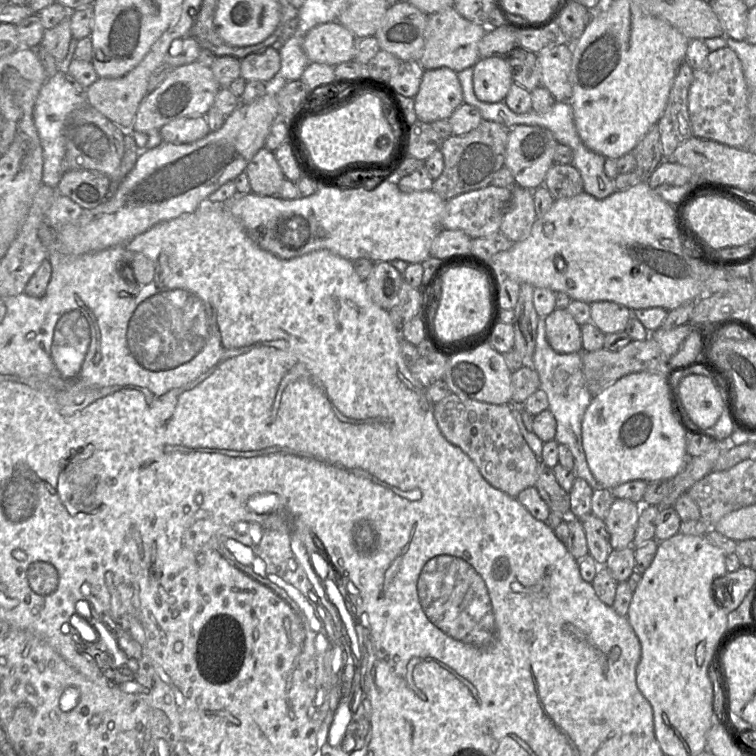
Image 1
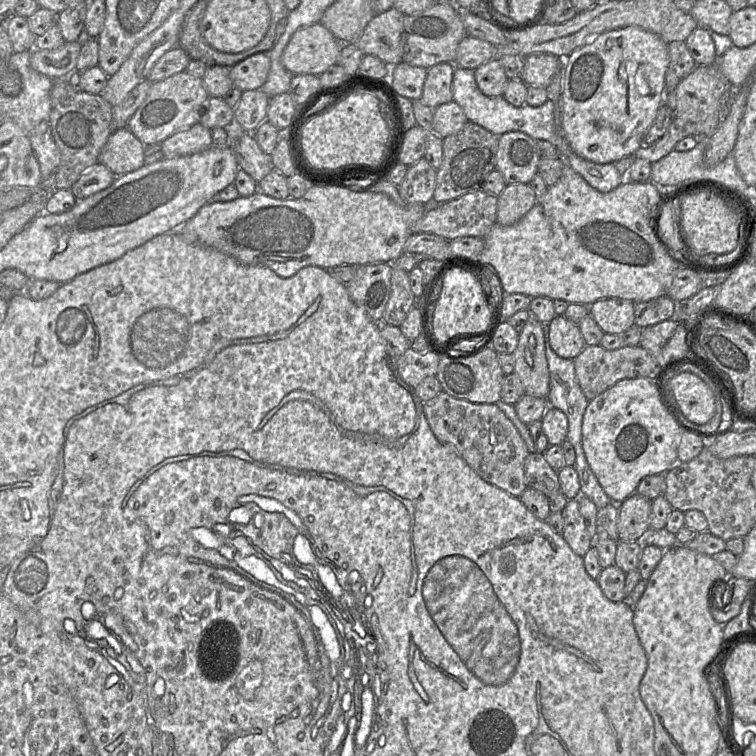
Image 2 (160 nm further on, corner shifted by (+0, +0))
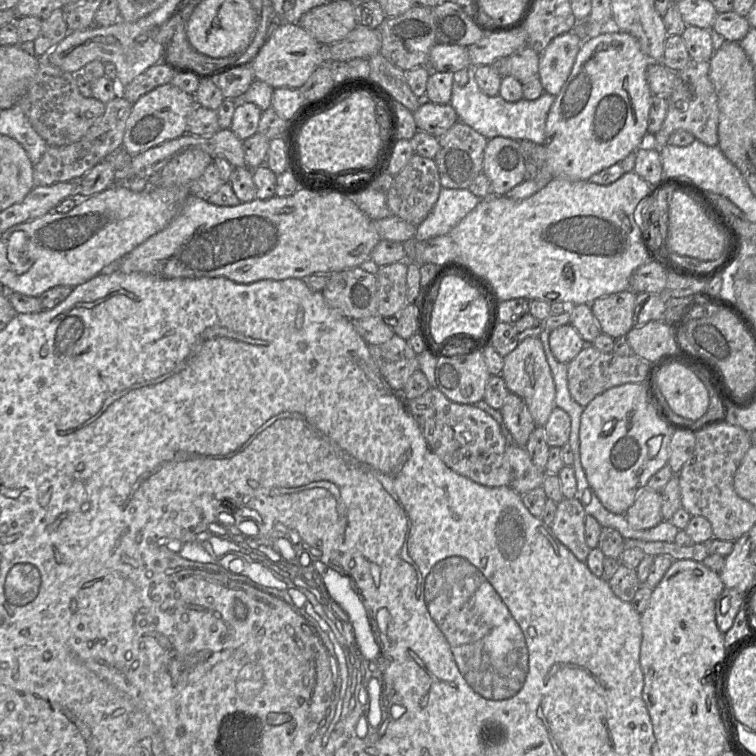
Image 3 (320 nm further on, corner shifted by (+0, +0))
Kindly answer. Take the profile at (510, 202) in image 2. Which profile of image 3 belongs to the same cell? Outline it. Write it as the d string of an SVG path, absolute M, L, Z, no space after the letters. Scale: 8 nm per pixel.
M613 27L583 40L571 73L548 112L543 143L545 164L538 168L534 179L524 180L506 196L524 200L557 177L571 181L589 180L592 175L647 144L652 93L646 69L651 62L636 38Z

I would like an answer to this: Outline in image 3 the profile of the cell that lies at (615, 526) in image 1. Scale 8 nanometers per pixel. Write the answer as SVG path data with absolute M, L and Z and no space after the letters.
M646 485L641 489L634 503L624 515L630 527L635 530L645 530L655 527L663 521L660 492Z

